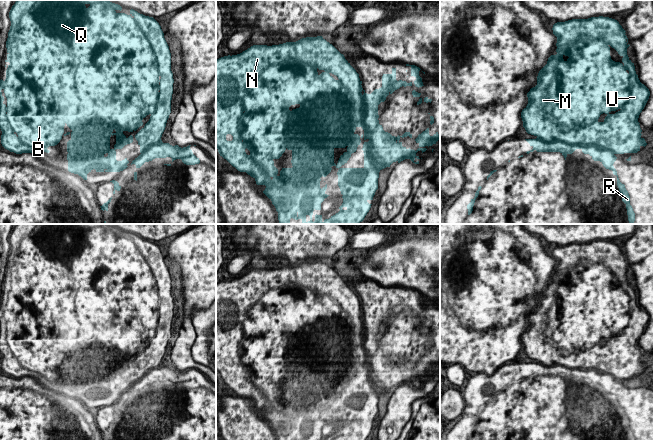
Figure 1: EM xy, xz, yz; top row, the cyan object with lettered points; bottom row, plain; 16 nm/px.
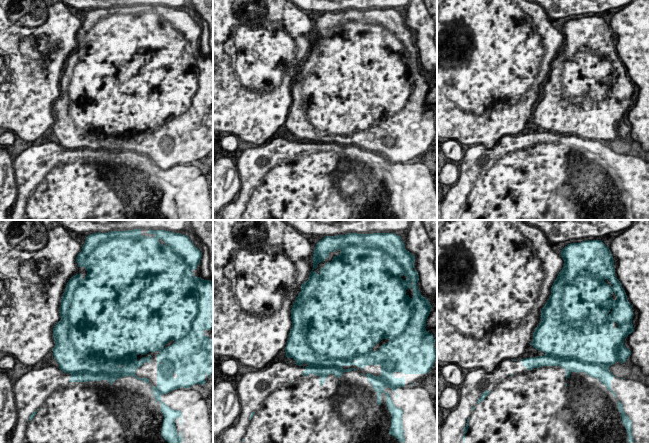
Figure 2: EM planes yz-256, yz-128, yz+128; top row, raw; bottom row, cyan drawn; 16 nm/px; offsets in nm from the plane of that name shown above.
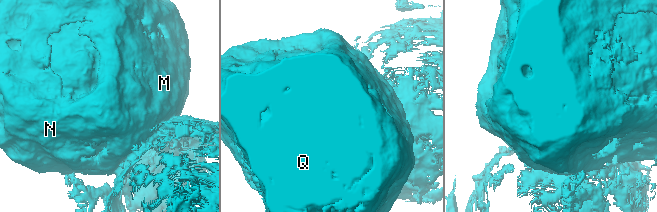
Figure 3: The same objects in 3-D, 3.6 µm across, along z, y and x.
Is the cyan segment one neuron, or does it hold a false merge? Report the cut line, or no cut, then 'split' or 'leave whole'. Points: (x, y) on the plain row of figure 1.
cut yz (537, 361), (571, 368), (597, 368), (615, 377); split

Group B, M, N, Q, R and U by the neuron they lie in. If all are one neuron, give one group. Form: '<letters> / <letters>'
B M N Q U / R

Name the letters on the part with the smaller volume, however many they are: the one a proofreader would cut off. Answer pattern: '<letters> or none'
R

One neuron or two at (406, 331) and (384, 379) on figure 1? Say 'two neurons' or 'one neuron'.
one neuron

